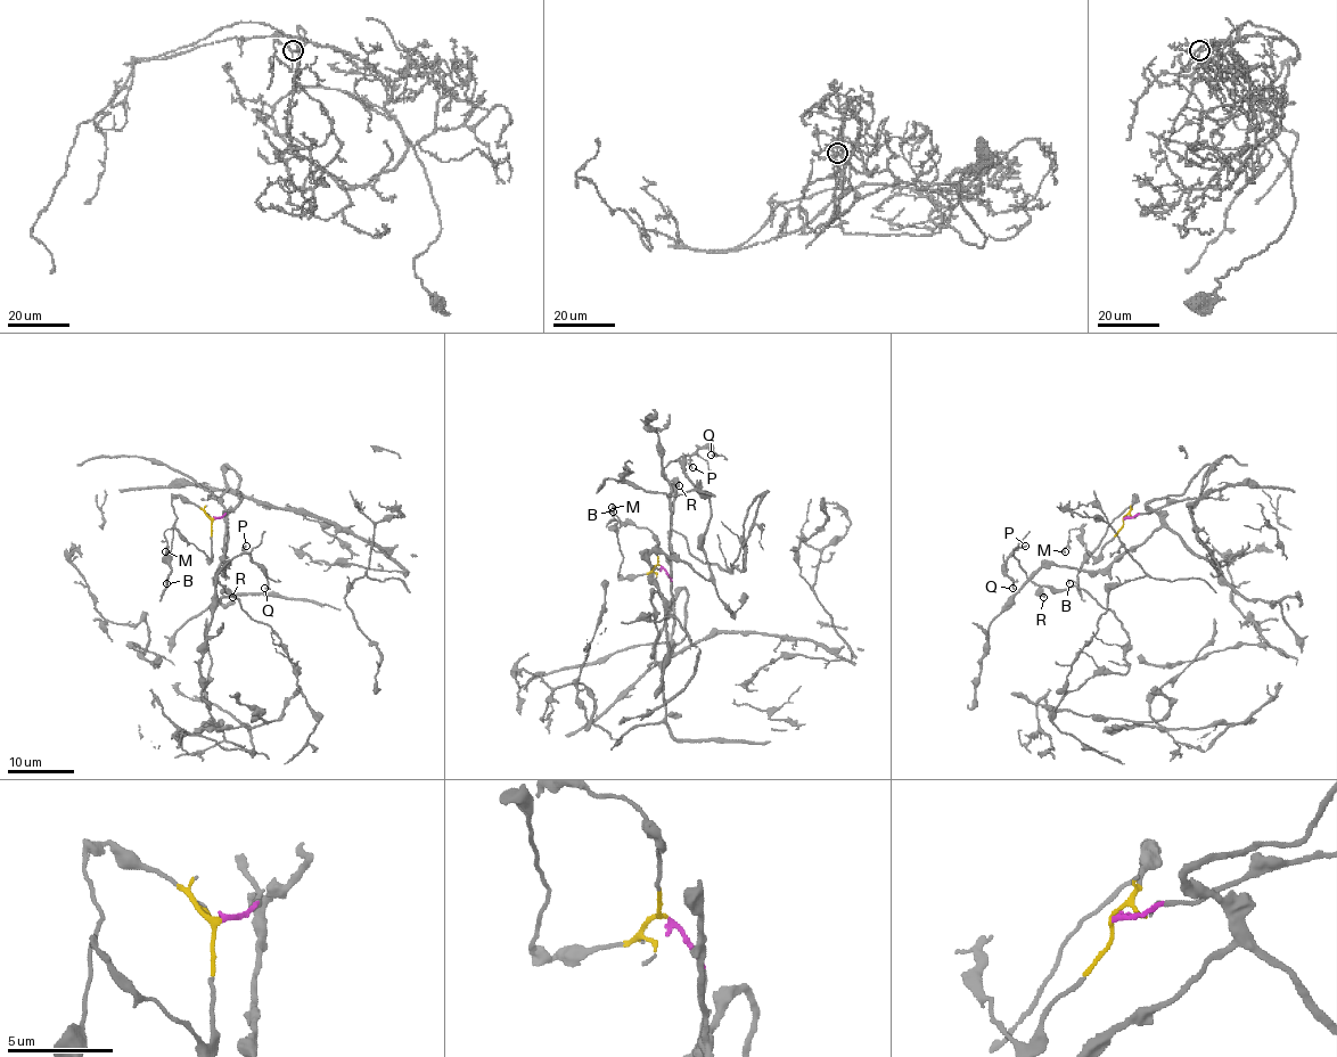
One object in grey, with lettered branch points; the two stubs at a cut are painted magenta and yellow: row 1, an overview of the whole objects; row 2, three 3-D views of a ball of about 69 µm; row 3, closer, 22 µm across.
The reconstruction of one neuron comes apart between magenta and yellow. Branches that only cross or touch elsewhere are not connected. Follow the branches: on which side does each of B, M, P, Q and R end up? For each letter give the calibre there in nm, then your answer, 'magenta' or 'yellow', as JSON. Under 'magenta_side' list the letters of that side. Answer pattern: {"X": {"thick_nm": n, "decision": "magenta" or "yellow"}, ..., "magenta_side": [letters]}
{"B": {"thick_nm": 150, "decision": "yellow"}, "M": {"thick_nm": 180, "decision": "yellow"}, "P": {"thick_nm": 200, "decision": "magenta"}, "Q": {"thick_nm": 200, "decision": "magenta"}, "R": {"thick_nm": 440, "decision": "magenta"}, "magenta_side": ["P", "Q", "R"]}

